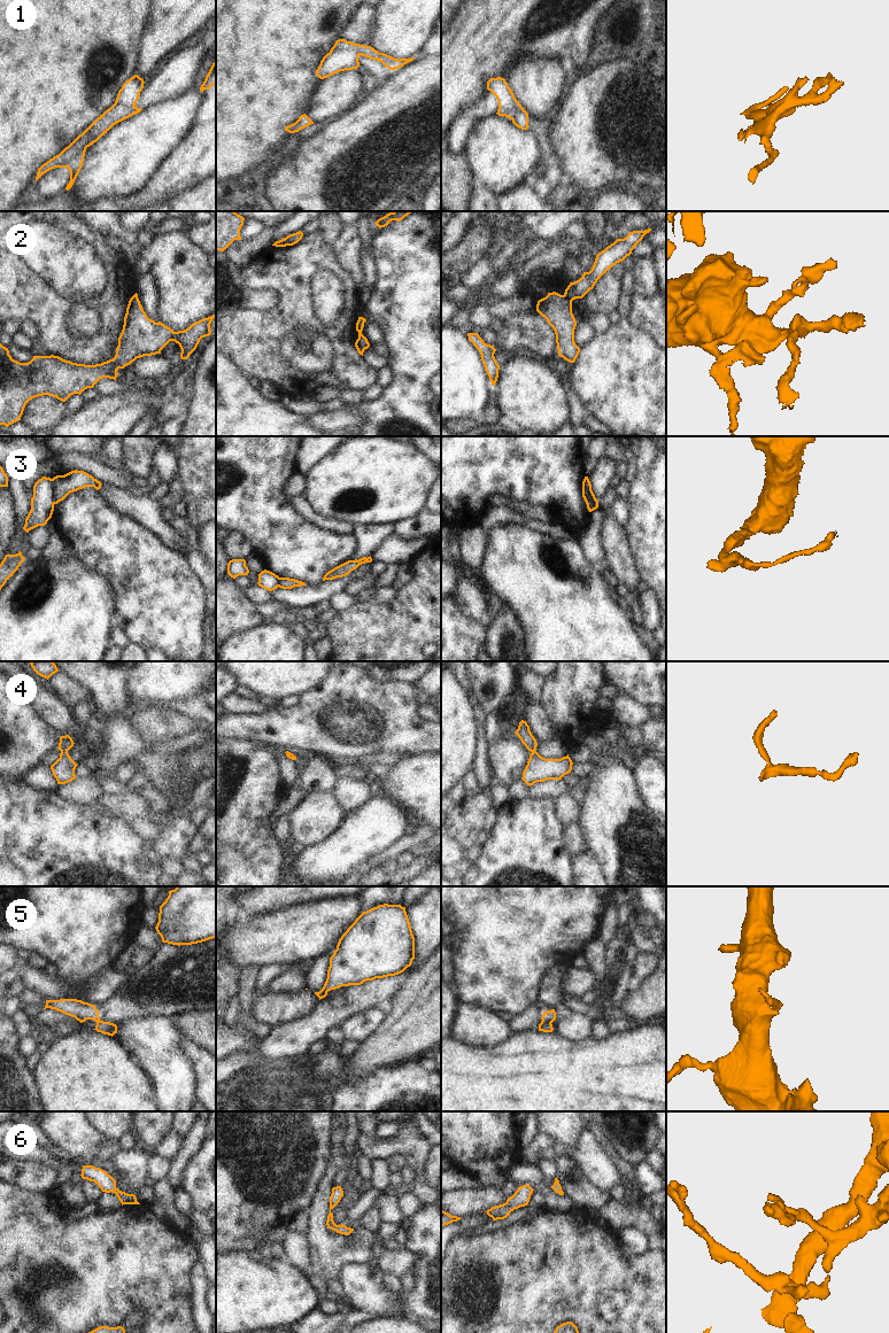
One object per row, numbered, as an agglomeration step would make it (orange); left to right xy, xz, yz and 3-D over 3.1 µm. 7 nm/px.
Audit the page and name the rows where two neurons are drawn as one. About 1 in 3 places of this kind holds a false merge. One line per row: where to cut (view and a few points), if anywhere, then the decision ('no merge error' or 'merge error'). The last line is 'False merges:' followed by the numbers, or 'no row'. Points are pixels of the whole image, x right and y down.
1: cut none; no merge error
2: cut yz (563, 295), (571, 301); merge error
3: cut xy (51, 479), (52, 500), (54, 503); merge error
4: cut none; no merge error
5: cut yz (542, 1020), (550, 1023); merge error
6: cut none; no merge error
False merges: 2, 3, 5

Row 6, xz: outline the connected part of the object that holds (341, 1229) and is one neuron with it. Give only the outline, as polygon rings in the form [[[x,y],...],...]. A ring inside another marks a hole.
[[[341,1186],[332,1188],[332,1194],[330,1196],[330,1214],[327,1216],[326,1225],[327,1229],[331,1229],[337,1233],[349,1235],[354,1231],[354,1229],[347,1227],[343,1224],[337,1225],[333,1220],[333,1214],[331,1212],[331,1210],[340,1202],[342,1196],[343,1196],[343,1191]]]

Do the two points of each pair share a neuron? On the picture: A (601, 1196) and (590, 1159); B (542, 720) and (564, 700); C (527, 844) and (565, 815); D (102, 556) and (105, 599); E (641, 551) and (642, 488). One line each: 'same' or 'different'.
A: different
B: different
C: different
D: different
E: same

